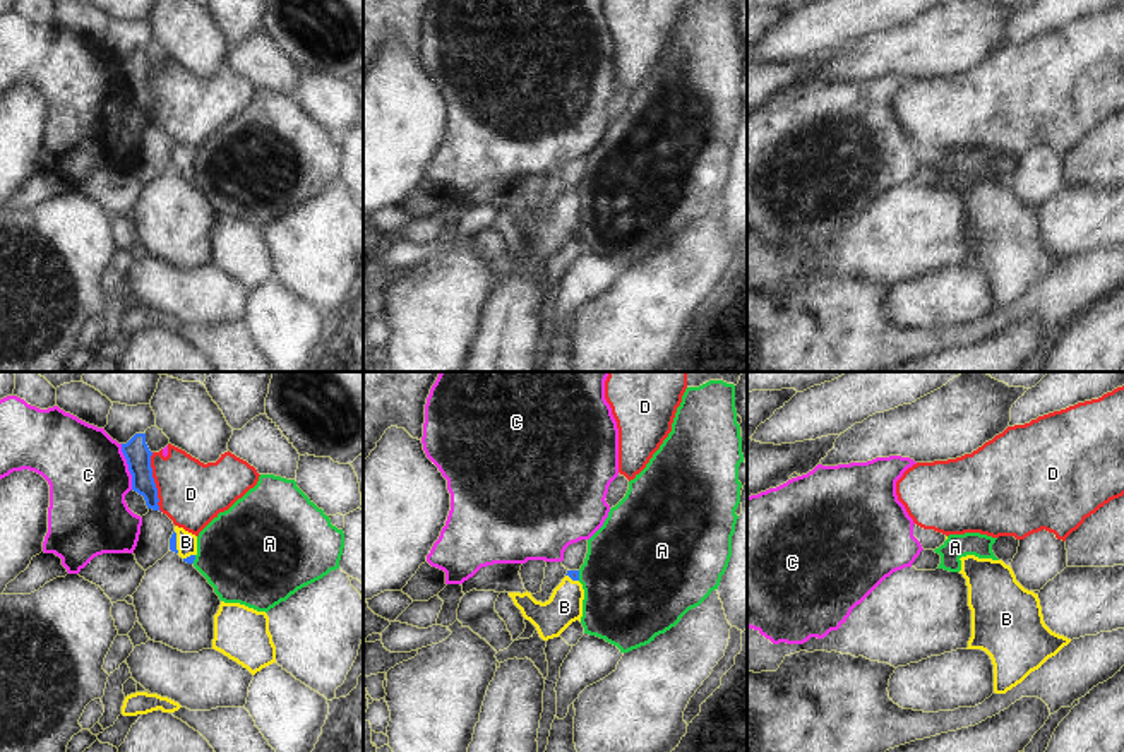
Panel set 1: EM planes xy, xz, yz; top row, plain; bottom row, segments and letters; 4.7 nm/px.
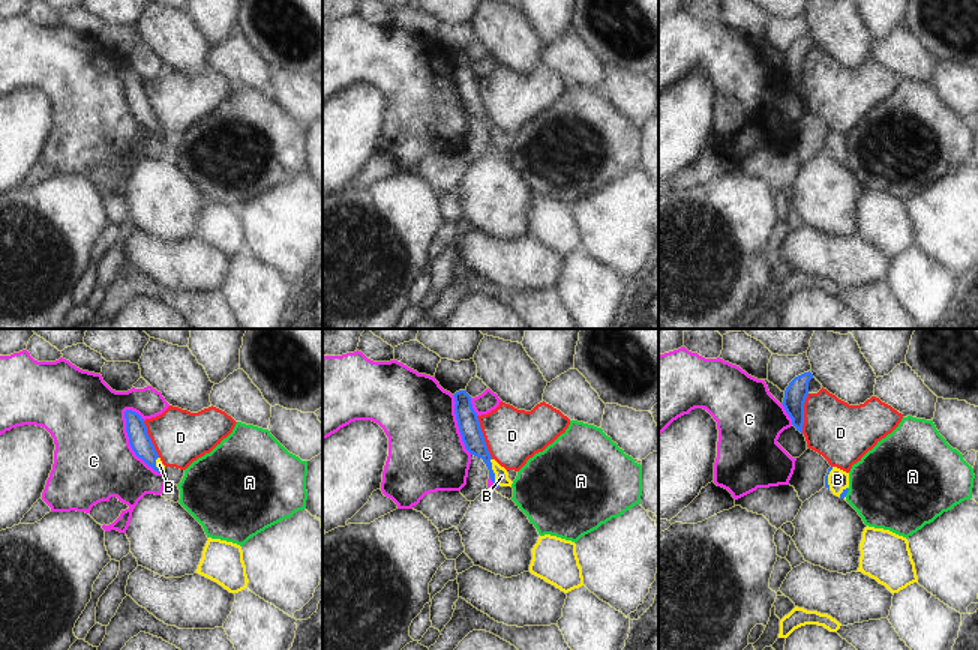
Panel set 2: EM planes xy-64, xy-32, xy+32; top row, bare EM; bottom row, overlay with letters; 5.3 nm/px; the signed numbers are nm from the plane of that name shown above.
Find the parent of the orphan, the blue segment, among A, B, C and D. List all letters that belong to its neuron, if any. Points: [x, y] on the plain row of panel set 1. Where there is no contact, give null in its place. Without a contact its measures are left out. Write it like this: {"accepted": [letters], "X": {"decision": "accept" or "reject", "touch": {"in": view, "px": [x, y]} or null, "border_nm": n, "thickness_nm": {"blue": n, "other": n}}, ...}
{"accepted": ["B"], "A": {"decision": "reject", "touch": {"in": "xz", "px": [578, 192]}, "border_nm": 50, "thickness_nm": {"blue": 50, "other": 460}}, "B": {"decision": "accept", "touch": {"in": "xy", "px": [175, 158]}, "border_nm": 110, "thickness_nm": {"blue": 30, "other": 100}}, "C": {"decision": "reject", "touch": {"in": "xy", "px": [129, 83]}, "border_nm": 220, "thickness_nm": {"blue": 120, "other": 380}}, "D": {"decision": "reject", "touch": {"in": "xy", "px": [153, 98]}, "border_nm": 280, "thickness_nm": {"blue": 120, "other": 300}}}

